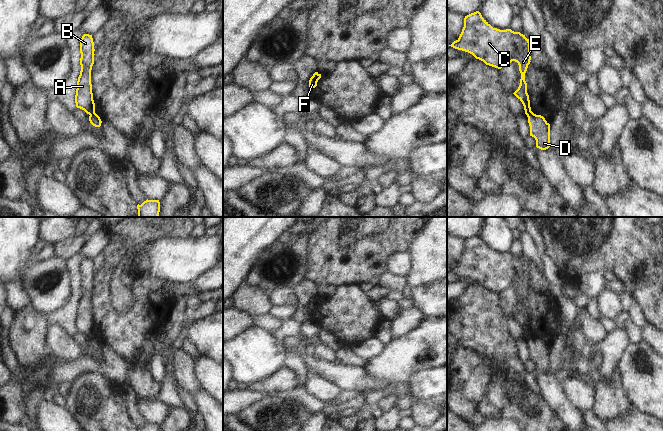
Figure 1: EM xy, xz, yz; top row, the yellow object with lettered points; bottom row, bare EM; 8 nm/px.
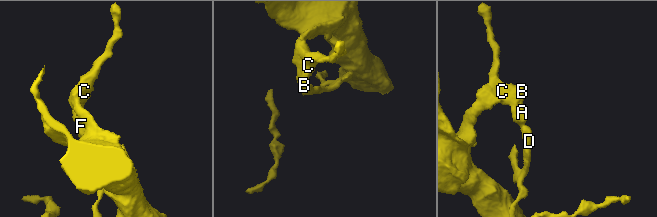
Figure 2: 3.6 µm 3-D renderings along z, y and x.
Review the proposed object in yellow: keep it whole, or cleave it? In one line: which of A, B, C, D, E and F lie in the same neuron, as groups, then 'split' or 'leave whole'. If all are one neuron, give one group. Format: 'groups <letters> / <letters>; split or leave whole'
groups A B C E / D F; split

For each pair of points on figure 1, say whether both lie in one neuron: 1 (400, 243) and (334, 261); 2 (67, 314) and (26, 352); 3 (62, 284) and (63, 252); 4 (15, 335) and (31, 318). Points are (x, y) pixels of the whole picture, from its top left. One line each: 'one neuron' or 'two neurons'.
1: one neuron
2: two neurons
3: two neurons
4: one neuron

